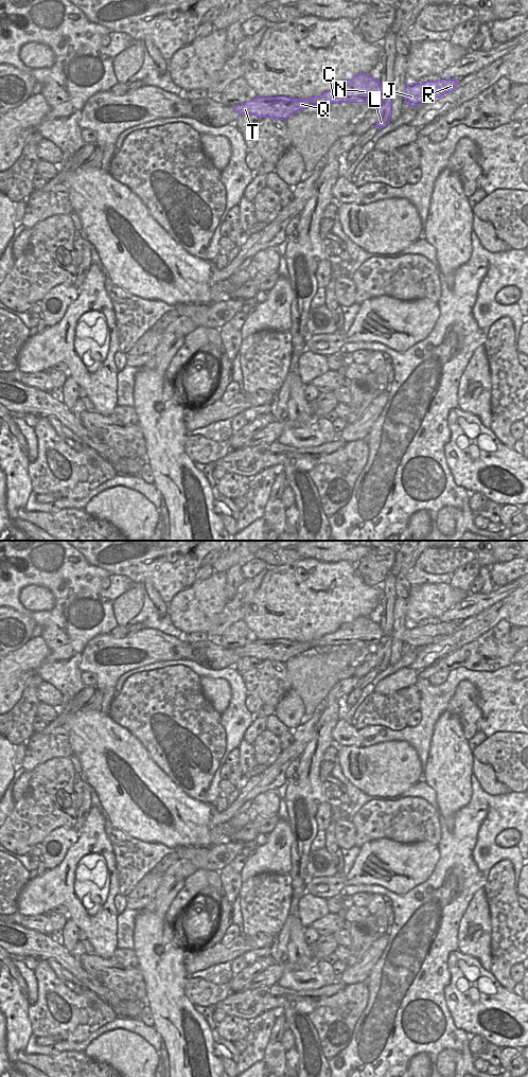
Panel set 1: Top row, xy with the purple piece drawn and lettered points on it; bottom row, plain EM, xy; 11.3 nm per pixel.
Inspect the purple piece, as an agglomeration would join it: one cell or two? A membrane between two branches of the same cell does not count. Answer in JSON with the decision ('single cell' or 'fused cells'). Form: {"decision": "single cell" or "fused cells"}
{"decision": "fused cells"}

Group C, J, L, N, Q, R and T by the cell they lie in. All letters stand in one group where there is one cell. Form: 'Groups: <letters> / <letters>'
Groups: C J N Q R T / L.

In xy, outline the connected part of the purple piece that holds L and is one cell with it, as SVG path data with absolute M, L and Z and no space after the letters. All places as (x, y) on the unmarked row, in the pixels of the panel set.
M386 636L375 649L379 658L376 670L384 671L390 664L391 658L391 637Z

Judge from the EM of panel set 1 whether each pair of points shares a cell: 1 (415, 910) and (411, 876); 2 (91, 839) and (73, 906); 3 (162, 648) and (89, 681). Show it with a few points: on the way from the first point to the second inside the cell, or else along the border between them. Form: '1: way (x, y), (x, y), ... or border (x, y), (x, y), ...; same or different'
1: border (432, 872), (404, 894), (387, 888); different
2: way (74, 855), (68, 876), (68, 889); same
3: border (82, 671), (88, 671), (94, 676), (95, 686); different

